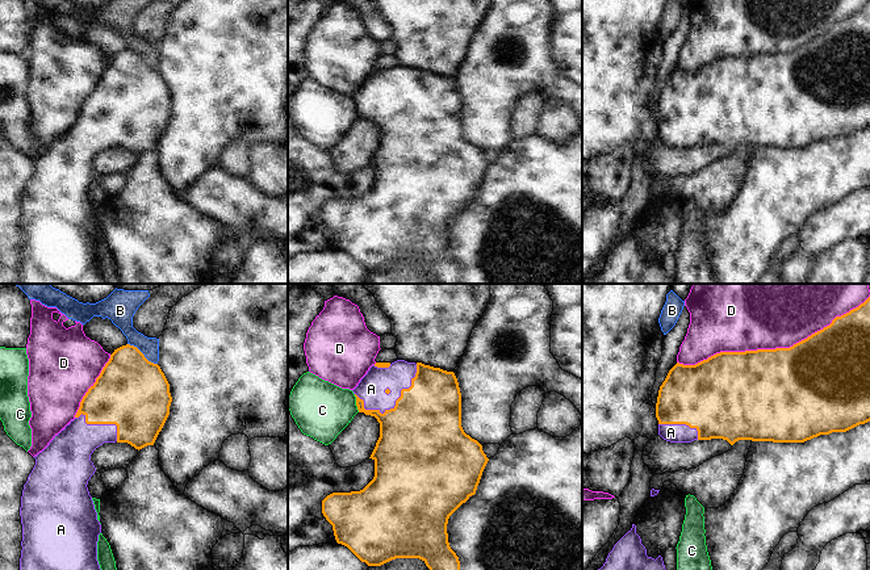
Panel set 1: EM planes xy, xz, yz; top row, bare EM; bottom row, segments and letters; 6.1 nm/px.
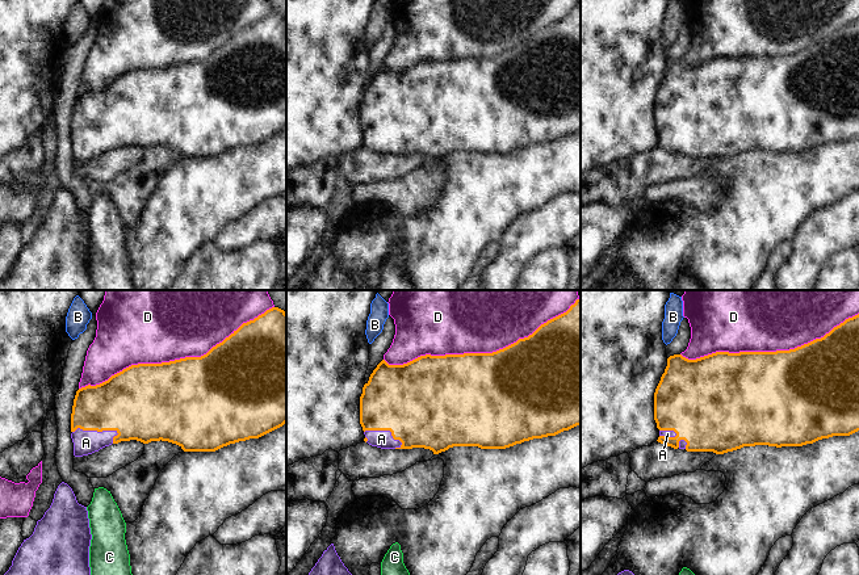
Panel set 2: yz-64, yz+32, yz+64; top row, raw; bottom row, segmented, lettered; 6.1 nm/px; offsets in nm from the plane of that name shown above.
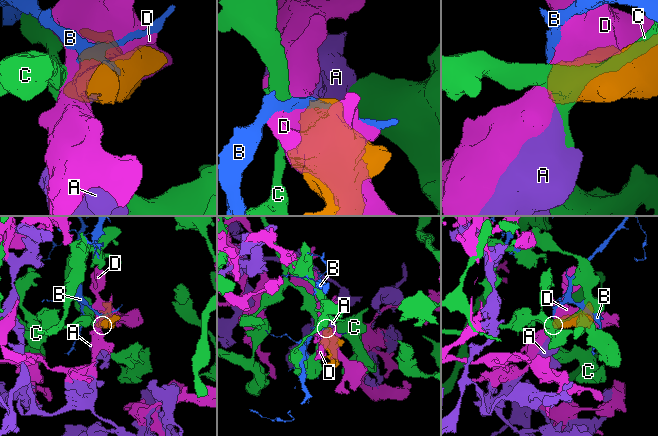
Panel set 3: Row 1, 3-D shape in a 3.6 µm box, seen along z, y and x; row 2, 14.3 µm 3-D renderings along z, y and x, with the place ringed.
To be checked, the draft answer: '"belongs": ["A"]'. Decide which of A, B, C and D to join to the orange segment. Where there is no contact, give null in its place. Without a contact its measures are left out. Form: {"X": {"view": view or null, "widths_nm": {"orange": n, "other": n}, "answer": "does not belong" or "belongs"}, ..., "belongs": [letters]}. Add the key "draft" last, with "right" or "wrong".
{"A": {"view": "xz", "widths_nm": {"orange": 460, "other": 170}, "answer": "belongs"}, "B": {"view": "xy", "widths_nm": {"orange": 440, "other": 130}, "answer": "does not belong"}, "C": {"view": "xz", "widths_nm": {"orange": 160, "other": 360}, "answer": "does not belong"}, "D": {"view": "yz", "widths_nm": {"orange": 500, "other": 360}, "answer": "does not belong"}, "belongs": ["A"], "draft": "right"}

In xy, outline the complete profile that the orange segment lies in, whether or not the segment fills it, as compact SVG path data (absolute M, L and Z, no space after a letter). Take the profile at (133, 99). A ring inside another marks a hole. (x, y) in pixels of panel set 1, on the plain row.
M126 50L114 55L96 88L83 102L75 125L34 162L35 171L21 202L22 256L18 284L105 284L97 267L101 230L87 193L96 177L91 160L104 148L127 148L138 156L154 151L170 121L171 108L170 89L158 70L149 67L134 51Z

